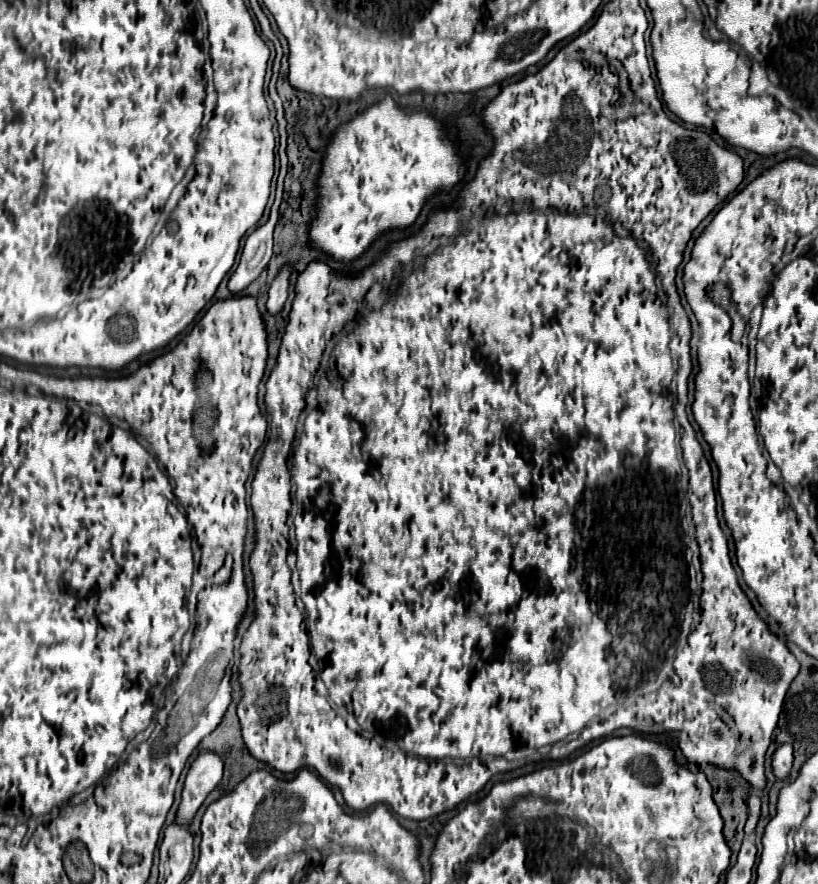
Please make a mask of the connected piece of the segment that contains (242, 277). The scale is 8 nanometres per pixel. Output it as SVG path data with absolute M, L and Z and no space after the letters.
M258 226L246 238L240 264L232 274L232 278L228 280L230 292L242 292L266 268L272 256L272 232L274 232L274 226Z

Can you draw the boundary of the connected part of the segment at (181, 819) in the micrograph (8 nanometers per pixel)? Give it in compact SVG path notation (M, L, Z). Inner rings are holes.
M200 752L190 764L190 770L186 774L182 802L174 822L188 828L206 796L219 785L223 773L224 762L218 755L213 752Z

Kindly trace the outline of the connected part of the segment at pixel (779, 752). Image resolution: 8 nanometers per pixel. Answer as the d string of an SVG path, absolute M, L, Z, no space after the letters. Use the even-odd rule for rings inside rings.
M782 744L772 754L772 772L776 778L784 780L790 774L790 768L792 768L792 746Z

